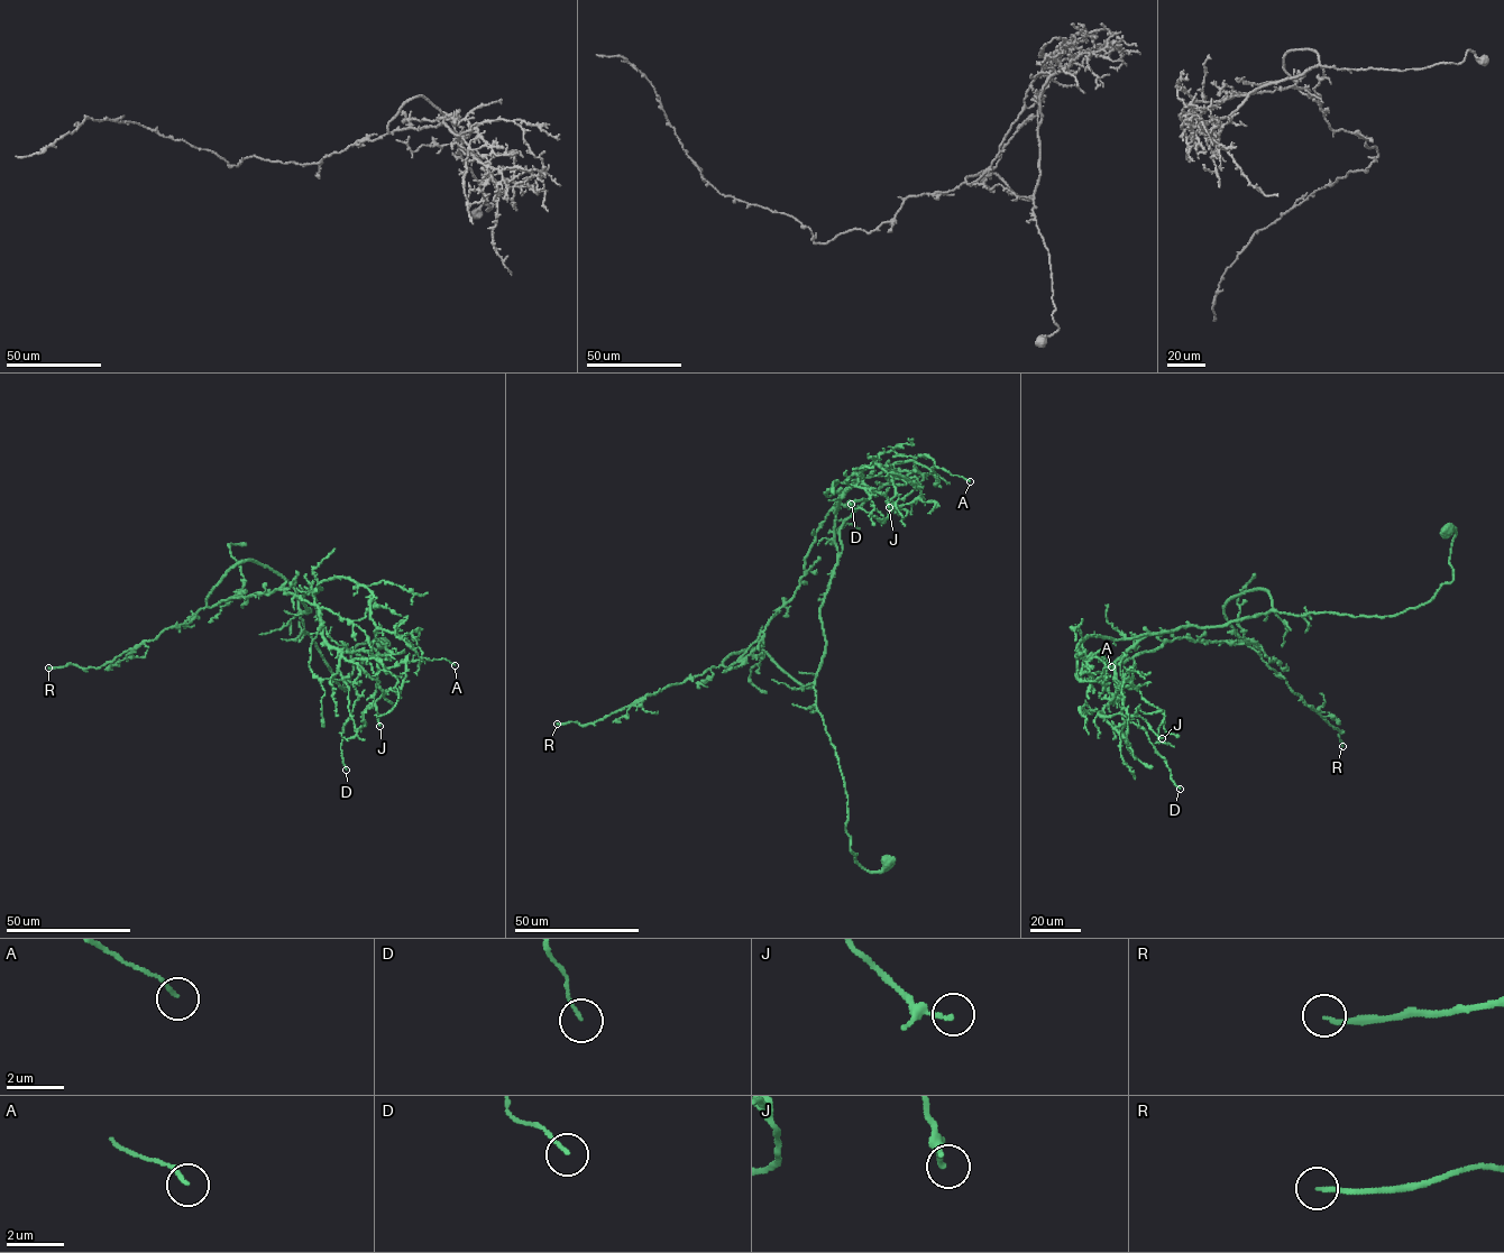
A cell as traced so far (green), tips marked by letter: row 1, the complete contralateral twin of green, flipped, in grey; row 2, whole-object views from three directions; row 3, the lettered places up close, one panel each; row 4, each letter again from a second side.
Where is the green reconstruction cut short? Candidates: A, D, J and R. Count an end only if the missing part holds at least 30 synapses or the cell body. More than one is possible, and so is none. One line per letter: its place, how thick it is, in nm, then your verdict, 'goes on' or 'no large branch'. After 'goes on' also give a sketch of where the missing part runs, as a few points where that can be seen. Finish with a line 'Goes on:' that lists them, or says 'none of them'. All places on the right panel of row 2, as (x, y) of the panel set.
A: (1111, 666) | 130 nm | no large branch
D: (1180, 789) | 110 nm | no large branch
J: (1162, 738) | 150 nm | no large branch
R: (1342, 746) | 160 nm | goes on | (1342, 746), (1335, 770), (1300, 786), (1296, 801), (1282, 801), (1189, 874), (1147, 932)
Goes on: R

